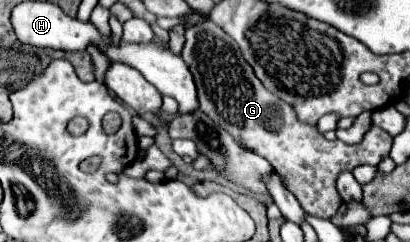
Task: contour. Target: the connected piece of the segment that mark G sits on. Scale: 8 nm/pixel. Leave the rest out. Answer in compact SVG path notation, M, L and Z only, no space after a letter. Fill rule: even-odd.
M214 22L186 28L182 58L194 74L200 110L216 120L238 144L264 156L300 206L316 218L332 218L338 212L342 200L338 198L336 176L340 172L352 172L362 164L378 166L390 154L392 136L378 126L370 128L360 144L348 146L340 140L328 142L316 126L300 122L290 104L264 88L240 54L240 46Z

